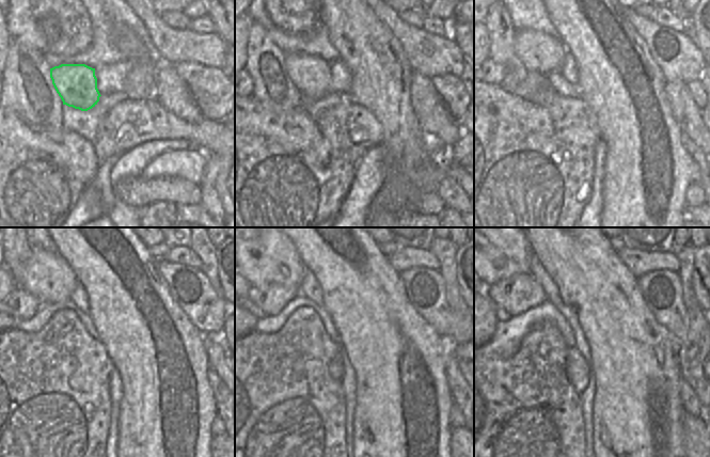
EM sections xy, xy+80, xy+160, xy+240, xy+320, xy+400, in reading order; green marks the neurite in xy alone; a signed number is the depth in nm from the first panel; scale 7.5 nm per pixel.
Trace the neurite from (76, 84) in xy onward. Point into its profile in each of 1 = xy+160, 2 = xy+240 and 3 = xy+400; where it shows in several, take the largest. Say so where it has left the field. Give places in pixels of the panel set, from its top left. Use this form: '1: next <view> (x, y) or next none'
1: next xy+160 (538, 52)
2: next xy+240 (45, 276)
3: next xy+400 (495, 249)

